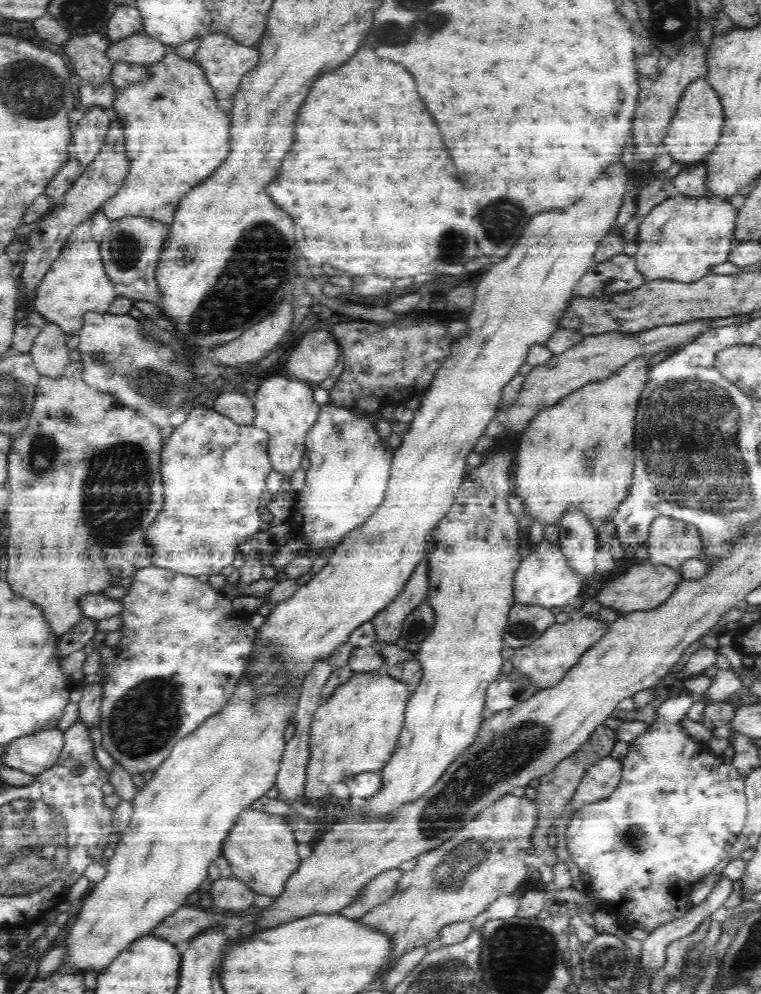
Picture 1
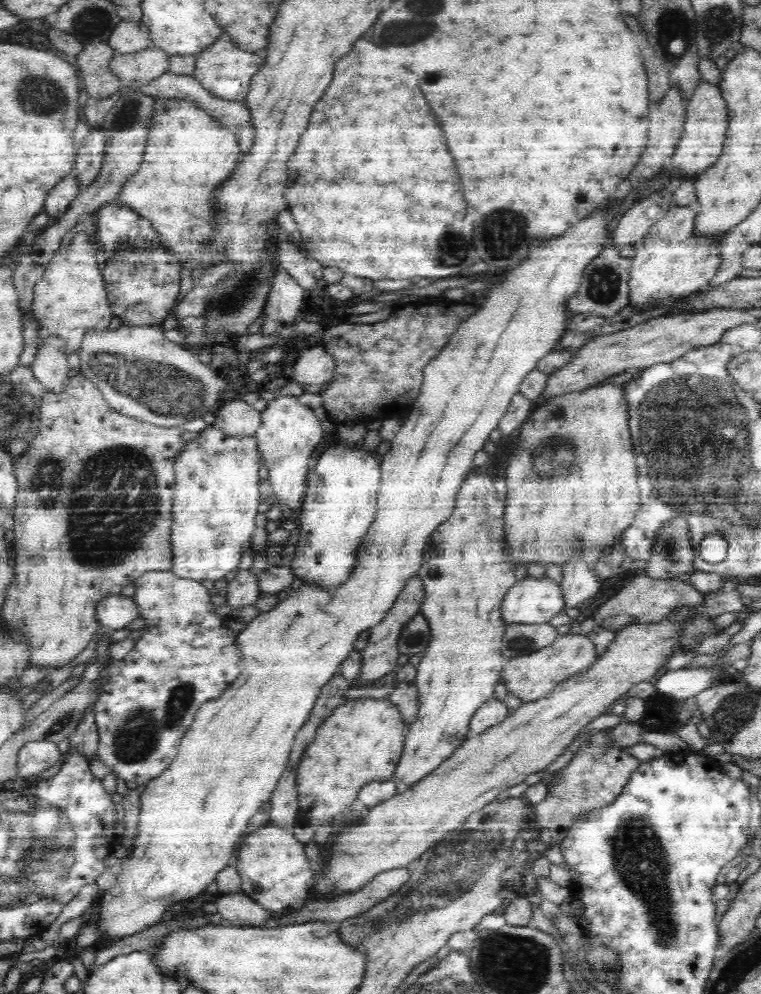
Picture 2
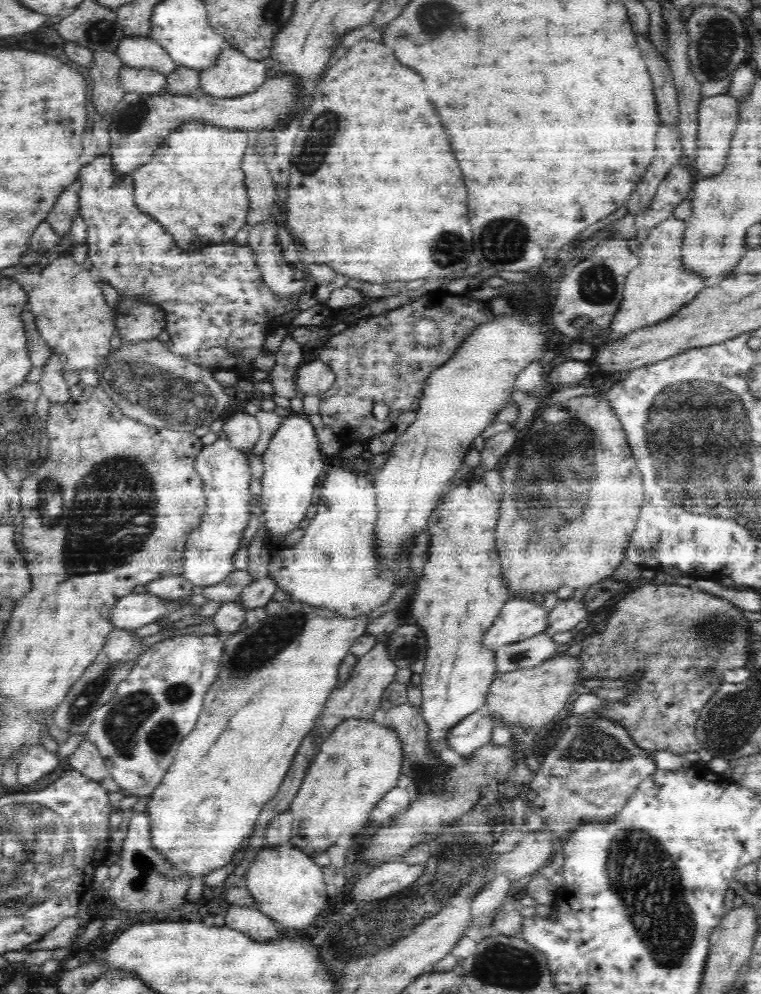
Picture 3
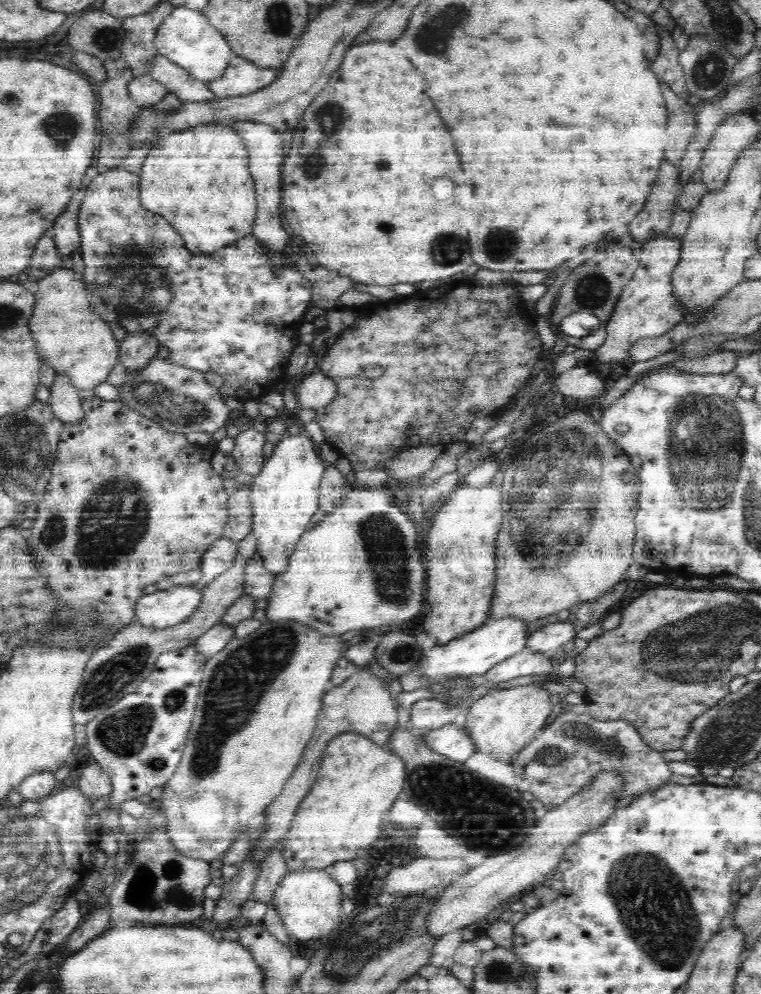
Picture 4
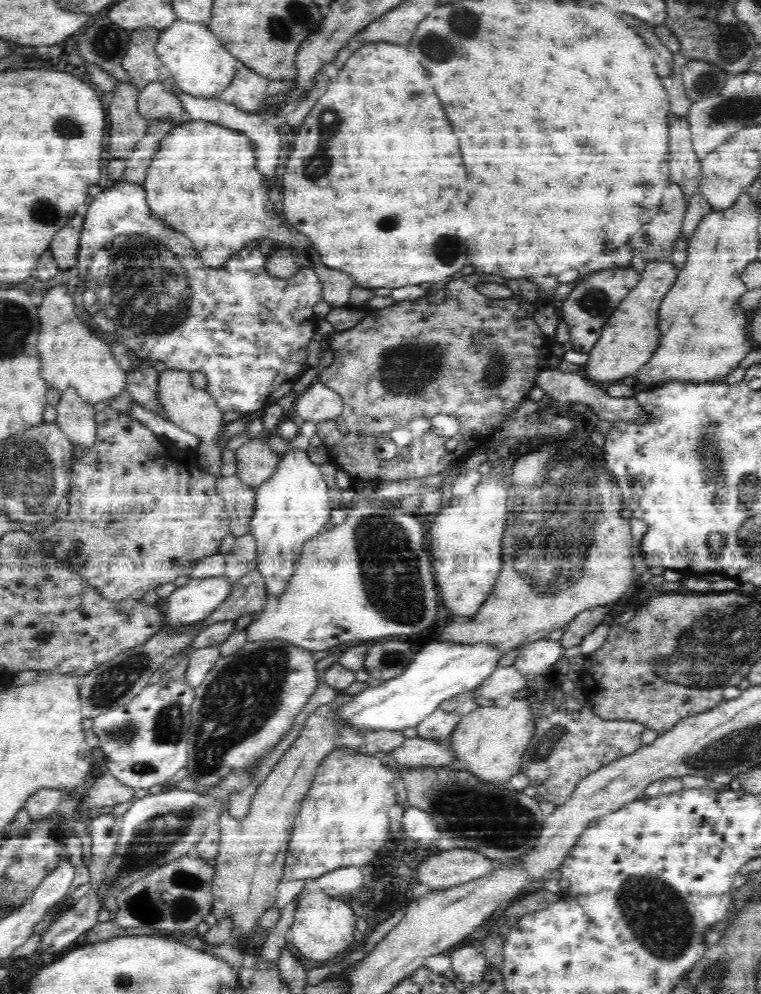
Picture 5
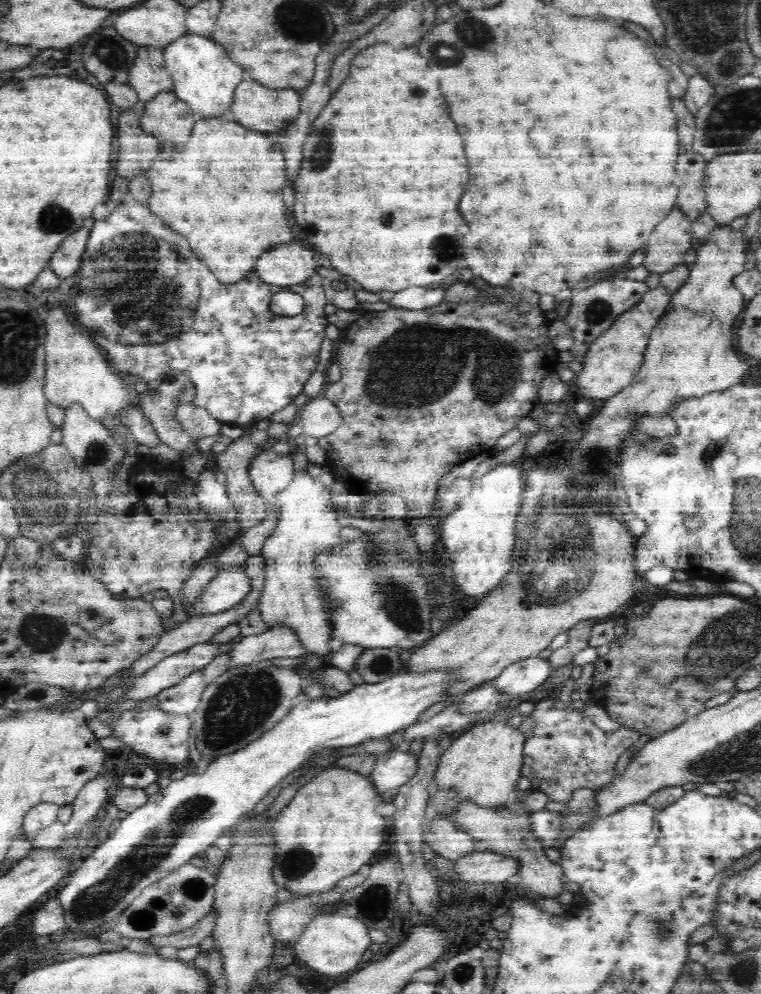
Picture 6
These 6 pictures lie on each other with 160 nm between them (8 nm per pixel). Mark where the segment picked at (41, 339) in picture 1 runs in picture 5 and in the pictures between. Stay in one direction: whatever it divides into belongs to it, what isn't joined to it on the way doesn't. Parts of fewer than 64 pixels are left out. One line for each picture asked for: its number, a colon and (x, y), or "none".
2: (50, 366)
3: (53, 386)
4: (65, 399)
5: (74, 416)

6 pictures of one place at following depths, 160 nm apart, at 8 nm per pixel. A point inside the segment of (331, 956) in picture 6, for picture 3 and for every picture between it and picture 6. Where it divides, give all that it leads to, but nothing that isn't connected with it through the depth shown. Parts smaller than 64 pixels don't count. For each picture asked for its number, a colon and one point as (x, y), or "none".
3: (287, 884)
4: (308, 900)
5: (323, 926)

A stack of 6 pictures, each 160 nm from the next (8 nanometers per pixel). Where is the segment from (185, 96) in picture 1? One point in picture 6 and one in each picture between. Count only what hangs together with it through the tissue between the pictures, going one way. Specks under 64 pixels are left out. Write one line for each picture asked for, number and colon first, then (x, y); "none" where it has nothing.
2: (187, 152)
3: (194, 184)
4: (198, 179)
5: (203, 181)
6: (222, 189)

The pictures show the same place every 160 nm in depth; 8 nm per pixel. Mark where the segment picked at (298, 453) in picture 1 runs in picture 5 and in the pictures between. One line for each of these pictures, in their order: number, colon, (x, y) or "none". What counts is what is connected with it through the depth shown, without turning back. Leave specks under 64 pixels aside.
2: (289, 433)
3: (293, 463)
4: (284, 496)
5: (292, 506)

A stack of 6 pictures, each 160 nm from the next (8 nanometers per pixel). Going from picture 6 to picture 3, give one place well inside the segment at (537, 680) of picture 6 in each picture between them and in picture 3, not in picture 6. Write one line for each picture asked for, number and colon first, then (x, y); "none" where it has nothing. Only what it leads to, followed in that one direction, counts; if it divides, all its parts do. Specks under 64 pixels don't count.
3: (567, 613)
4: (547, 638)
5: (533, 658)

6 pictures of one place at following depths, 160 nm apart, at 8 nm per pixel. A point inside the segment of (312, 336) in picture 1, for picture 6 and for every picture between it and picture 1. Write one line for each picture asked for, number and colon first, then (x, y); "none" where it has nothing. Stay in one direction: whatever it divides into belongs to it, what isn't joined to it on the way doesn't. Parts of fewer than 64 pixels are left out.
2: (315, 366)
3: (315, 378)
4: (317, 390)
5: (318, 403)
6: (318, 418)

